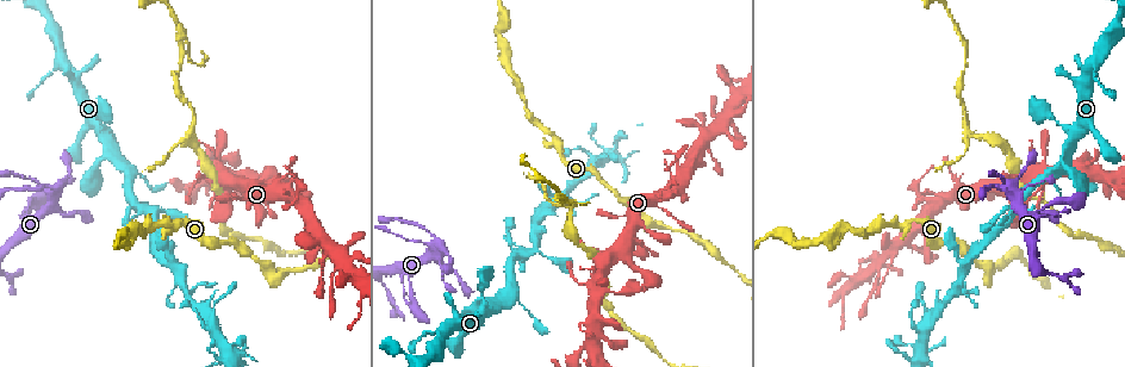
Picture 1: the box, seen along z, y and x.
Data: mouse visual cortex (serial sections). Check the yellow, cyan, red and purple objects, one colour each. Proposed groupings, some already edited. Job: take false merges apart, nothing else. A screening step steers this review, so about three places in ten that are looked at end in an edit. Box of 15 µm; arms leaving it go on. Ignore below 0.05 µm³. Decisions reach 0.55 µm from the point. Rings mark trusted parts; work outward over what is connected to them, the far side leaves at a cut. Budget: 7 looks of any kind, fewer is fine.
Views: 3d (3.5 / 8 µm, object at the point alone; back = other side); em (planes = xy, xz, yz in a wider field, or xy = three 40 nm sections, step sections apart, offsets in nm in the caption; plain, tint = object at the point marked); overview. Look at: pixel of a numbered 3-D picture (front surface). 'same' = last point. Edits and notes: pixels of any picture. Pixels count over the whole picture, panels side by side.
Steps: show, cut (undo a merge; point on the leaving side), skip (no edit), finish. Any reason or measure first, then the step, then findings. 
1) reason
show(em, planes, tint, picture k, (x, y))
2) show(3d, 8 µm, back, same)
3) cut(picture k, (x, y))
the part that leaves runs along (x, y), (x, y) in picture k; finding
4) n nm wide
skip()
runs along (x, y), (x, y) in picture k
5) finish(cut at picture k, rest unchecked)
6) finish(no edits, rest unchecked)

looks like a crossing
show(3d, 3.5 µm, picture 1, (435, 258))

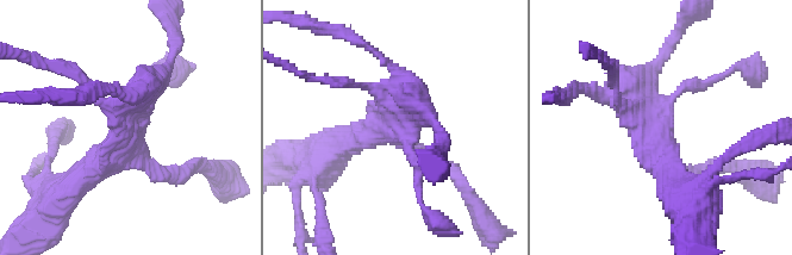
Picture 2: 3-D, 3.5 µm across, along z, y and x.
shape alone is not enough
show(em, xy, step 3, tint, picture 2, (131, 117))

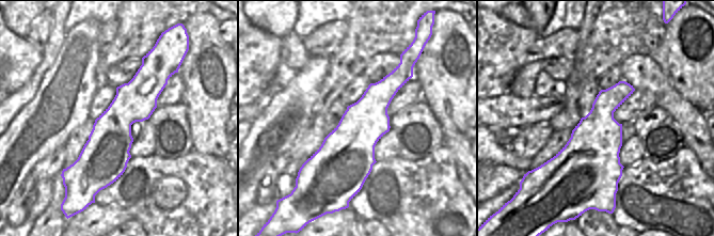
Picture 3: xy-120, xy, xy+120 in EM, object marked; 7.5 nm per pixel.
another direction
show(em, xy, step 2, tint, same)

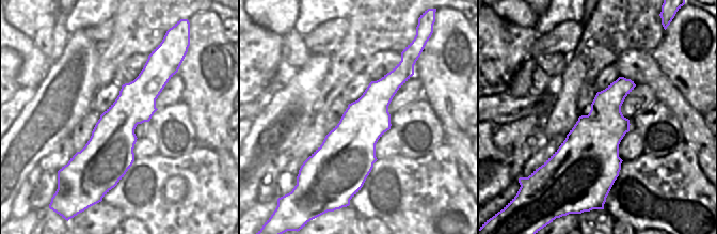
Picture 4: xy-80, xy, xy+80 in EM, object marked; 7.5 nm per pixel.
skip()
runs along (153, 57), (100, 185) in picture 4; one cell here

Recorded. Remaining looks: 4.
arms part here
show(3d, 3.5 µm, picture 1, (269, 270))

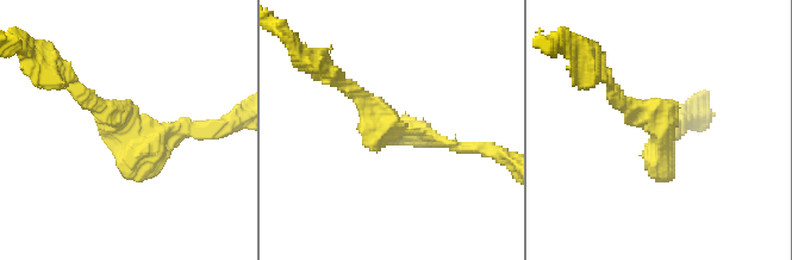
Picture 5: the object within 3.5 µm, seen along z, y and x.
show(em, xy, step 2, tint, picture 5, (660, 127))

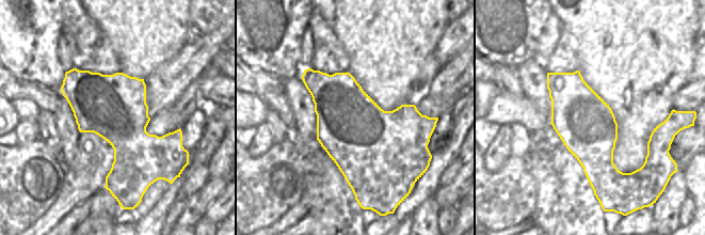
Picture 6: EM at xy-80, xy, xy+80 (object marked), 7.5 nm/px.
skip()
runs along (342, 82), (386, 131), (455, 147) in picture 5; continuous, no second cell

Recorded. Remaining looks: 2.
sharp bend
show(3d, 3.5 µm, picture 1, (712, 252))

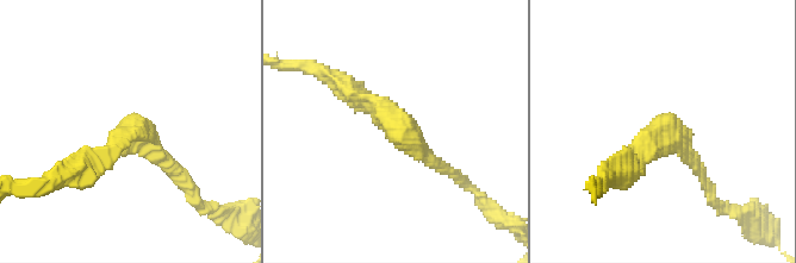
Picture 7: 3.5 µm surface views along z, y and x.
arms of 200, 250 nm; now the EM
show(em, xy, step 3, tint, picture 7, (398, 130))

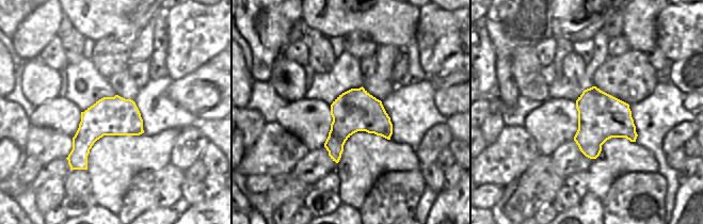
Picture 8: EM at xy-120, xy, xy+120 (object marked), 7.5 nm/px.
skip()
runs along (350, 92), (379, 104), (446, 170) in picture 7; all the same cell

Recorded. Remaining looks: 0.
finish(no edits, rest unchecked)

